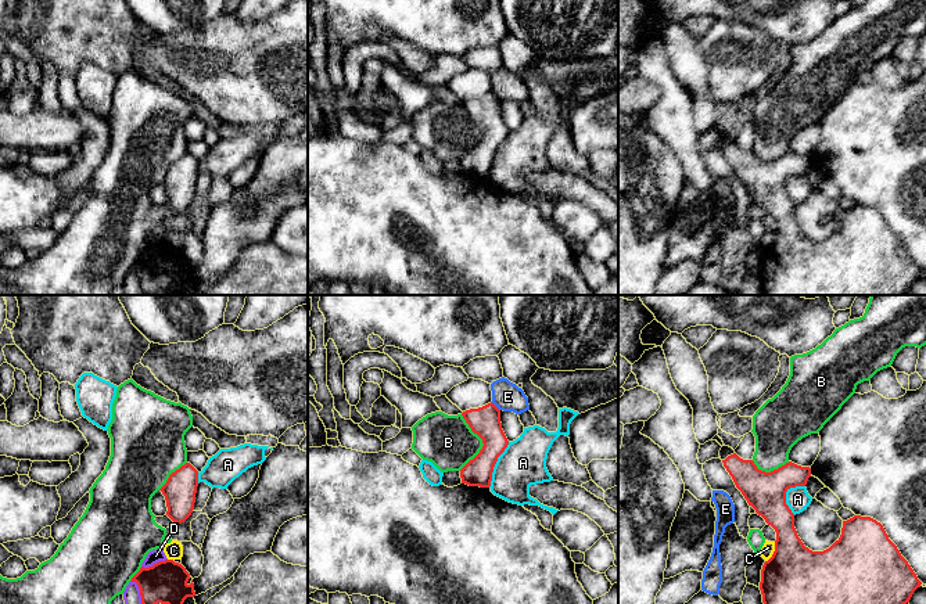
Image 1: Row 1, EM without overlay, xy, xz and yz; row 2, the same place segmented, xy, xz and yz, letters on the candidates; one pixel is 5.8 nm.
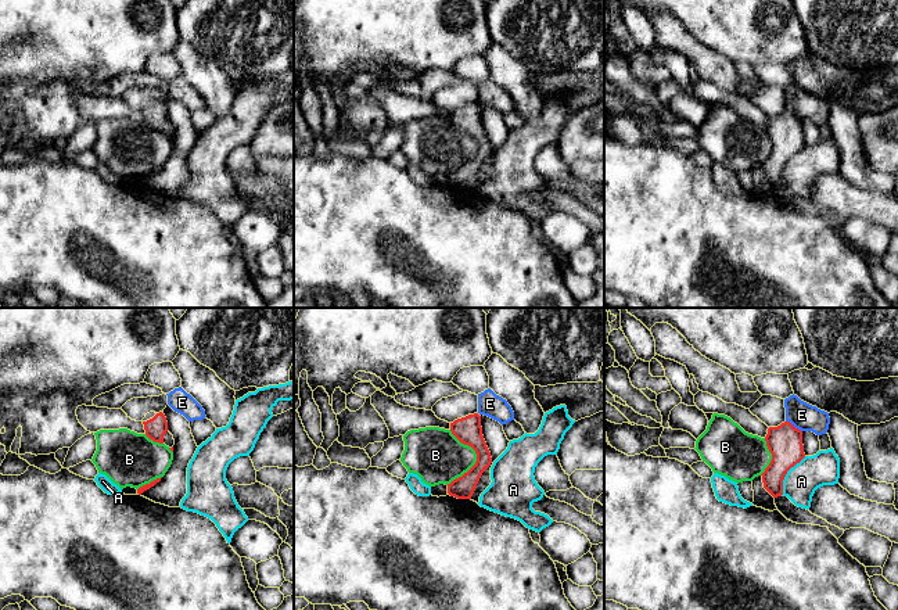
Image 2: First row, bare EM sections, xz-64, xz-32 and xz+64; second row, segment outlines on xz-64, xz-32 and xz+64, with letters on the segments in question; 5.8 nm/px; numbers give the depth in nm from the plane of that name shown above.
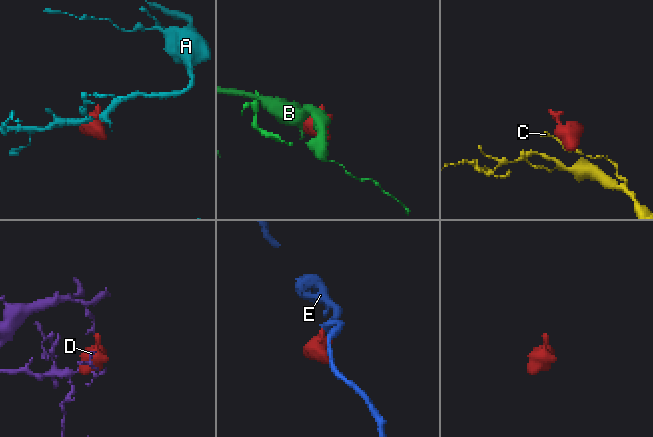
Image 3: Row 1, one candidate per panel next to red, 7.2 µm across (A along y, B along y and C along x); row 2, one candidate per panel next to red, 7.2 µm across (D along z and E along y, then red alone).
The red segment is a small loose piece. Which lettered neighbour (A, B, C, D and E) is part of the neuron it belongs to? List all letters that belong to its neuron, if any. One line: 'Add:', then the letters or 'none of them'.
Add: none of them

